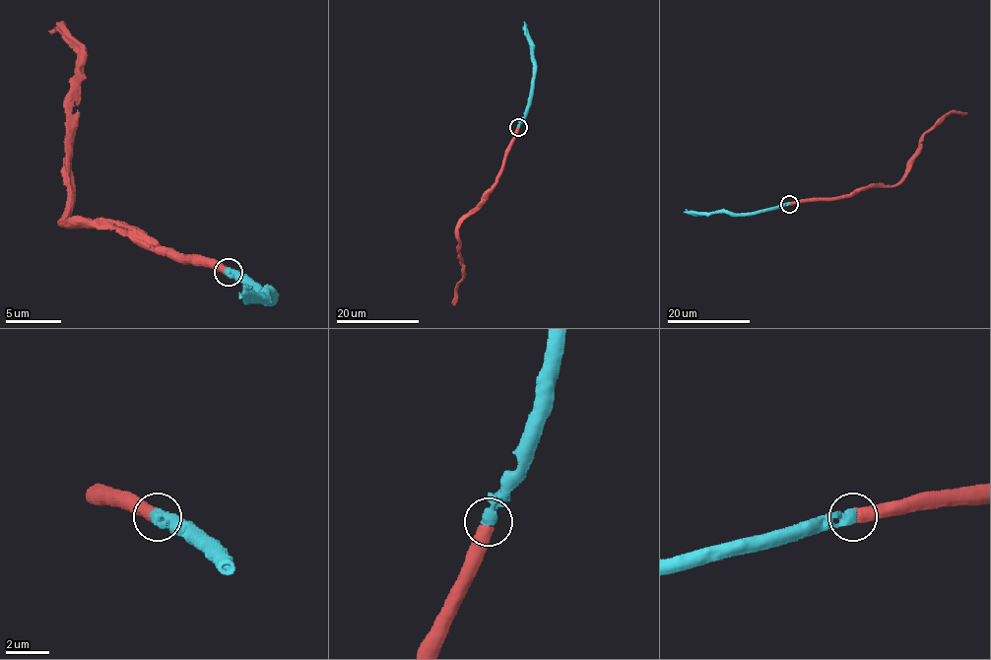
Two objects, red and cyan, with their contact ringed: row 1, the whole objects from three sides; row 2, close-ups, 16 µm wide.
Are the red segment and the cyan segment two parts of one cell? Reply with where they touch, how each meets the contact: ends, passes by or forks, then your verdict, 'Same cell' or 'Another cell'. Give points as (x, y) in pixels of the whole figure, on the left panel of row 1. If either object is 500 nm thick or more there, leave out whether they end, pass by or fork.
Place: (229, 272). Same cell

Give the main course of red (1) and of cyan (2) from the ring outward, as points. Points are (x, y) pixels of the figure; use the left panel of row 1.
1: (228, 272), (114, 229), (67, 223), (67, 100), (78, 54), (58, 29), (53, 32)
2: (228, 272), (232, 272), (252, 292), (266, 297), (266, 295), (241, 292)

